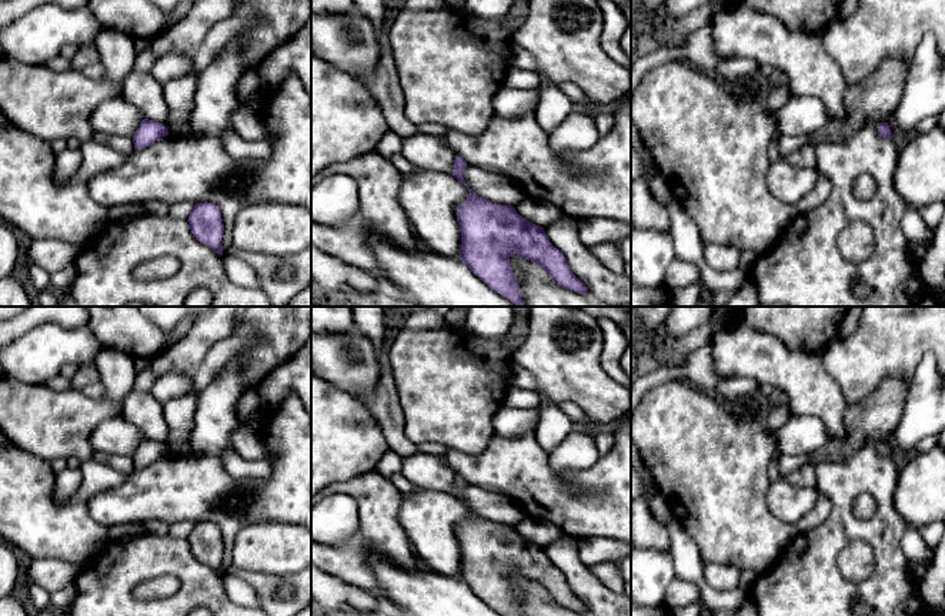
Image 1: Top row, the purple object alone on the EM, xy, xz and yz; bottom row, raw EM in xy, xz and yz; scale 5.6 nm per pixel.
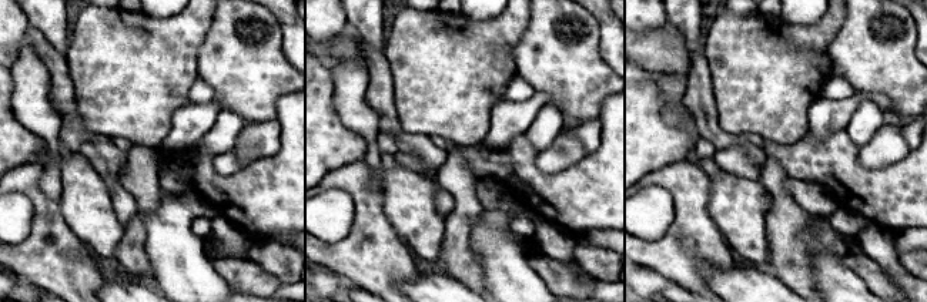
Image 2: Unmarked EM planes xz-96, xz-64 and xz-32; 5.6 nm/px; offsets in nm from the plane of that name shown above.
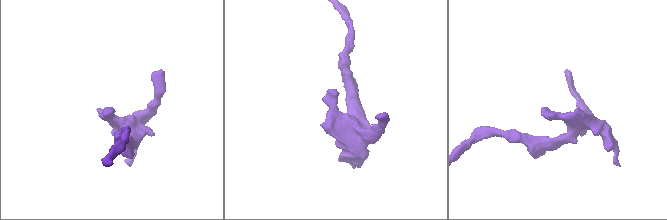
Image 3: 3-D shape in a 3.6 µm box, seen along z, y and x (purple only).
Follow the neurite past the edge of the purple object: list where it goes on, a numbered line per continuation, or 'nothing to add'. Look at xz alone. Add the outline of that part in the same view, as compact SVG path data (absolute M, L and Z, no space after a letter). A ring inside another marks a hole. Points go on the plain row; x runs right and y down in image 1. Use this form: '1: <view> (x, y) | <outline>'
nothing to add

